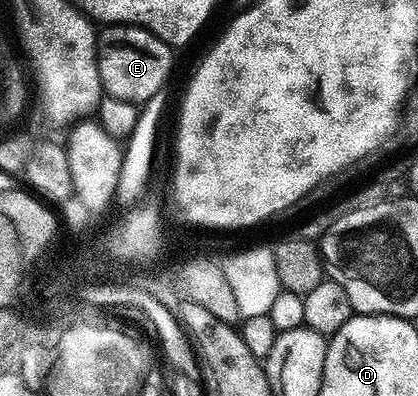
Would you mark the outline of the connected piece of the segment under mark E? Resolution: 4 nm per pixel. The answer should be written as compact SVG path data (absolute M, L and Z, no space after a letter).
M111 24L108 25L97 38L97 65L101 87L108 95L123 102L141 106L151 101L152 95L162 91L173 72L174 49L158 38L153 32L139 28L136 24Z

